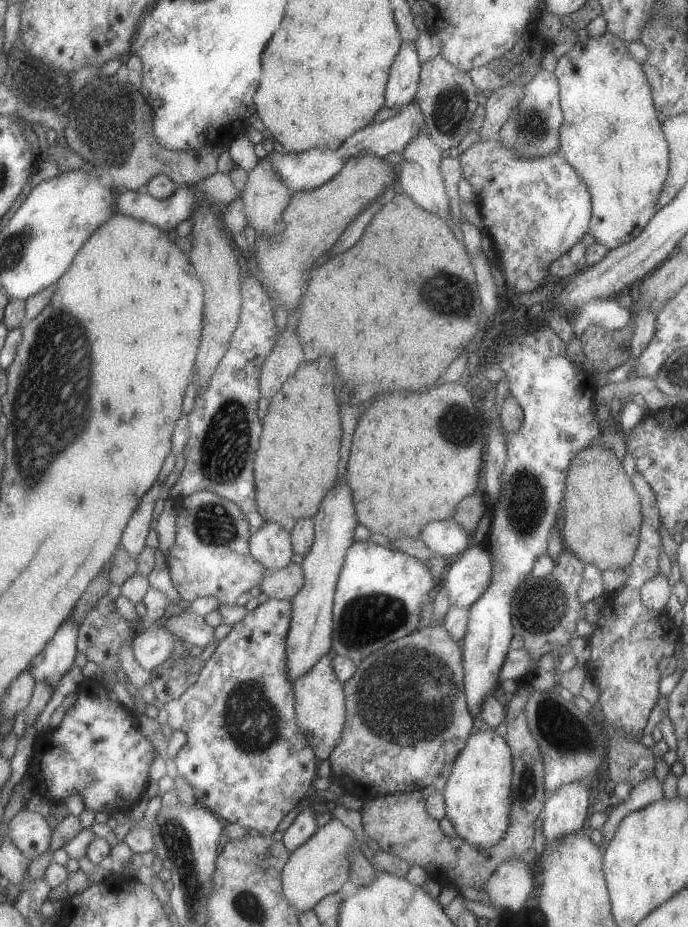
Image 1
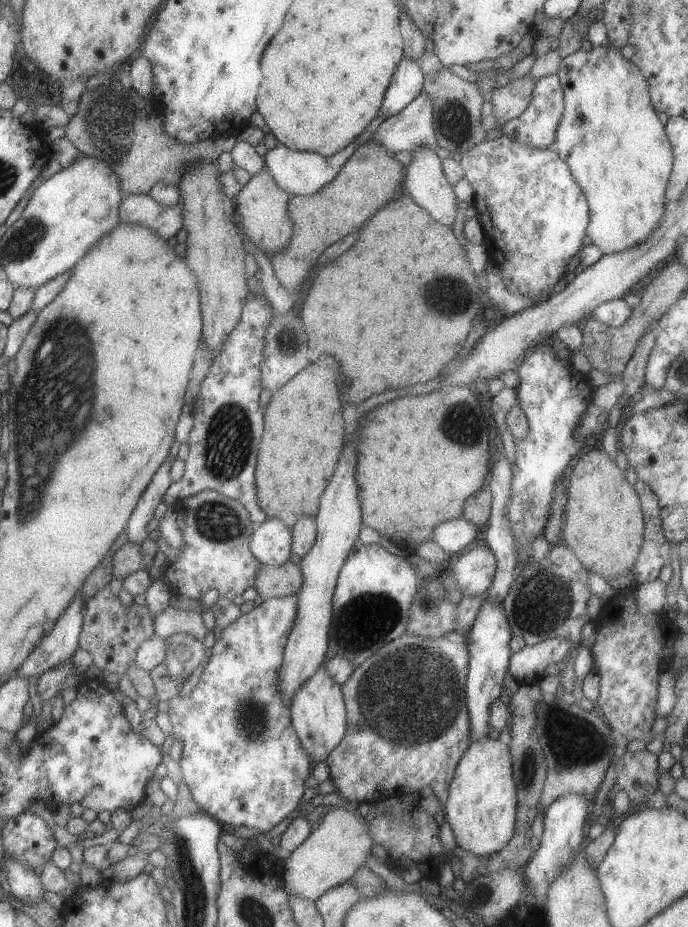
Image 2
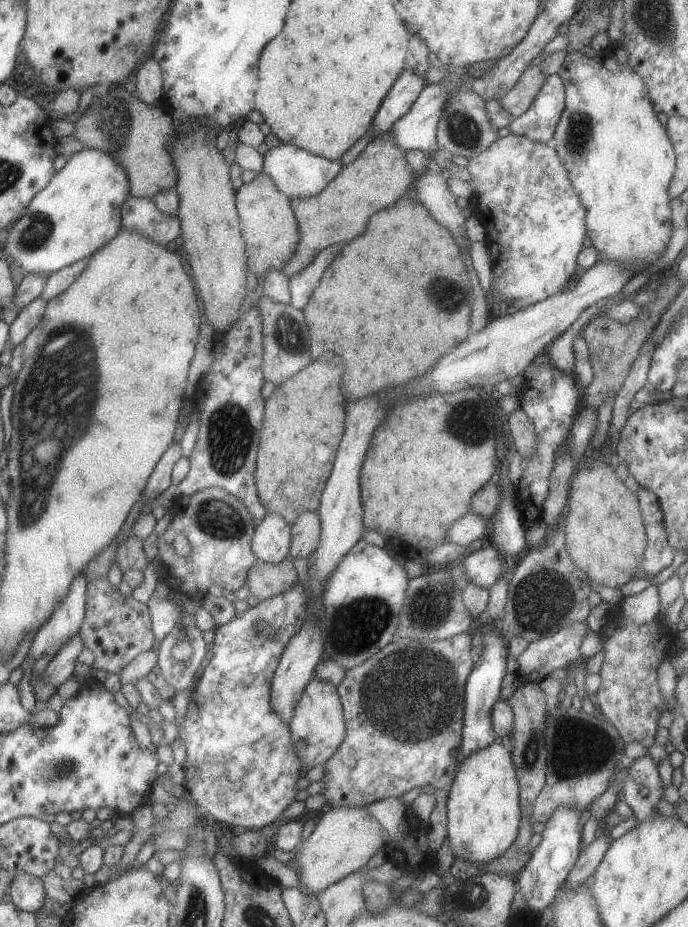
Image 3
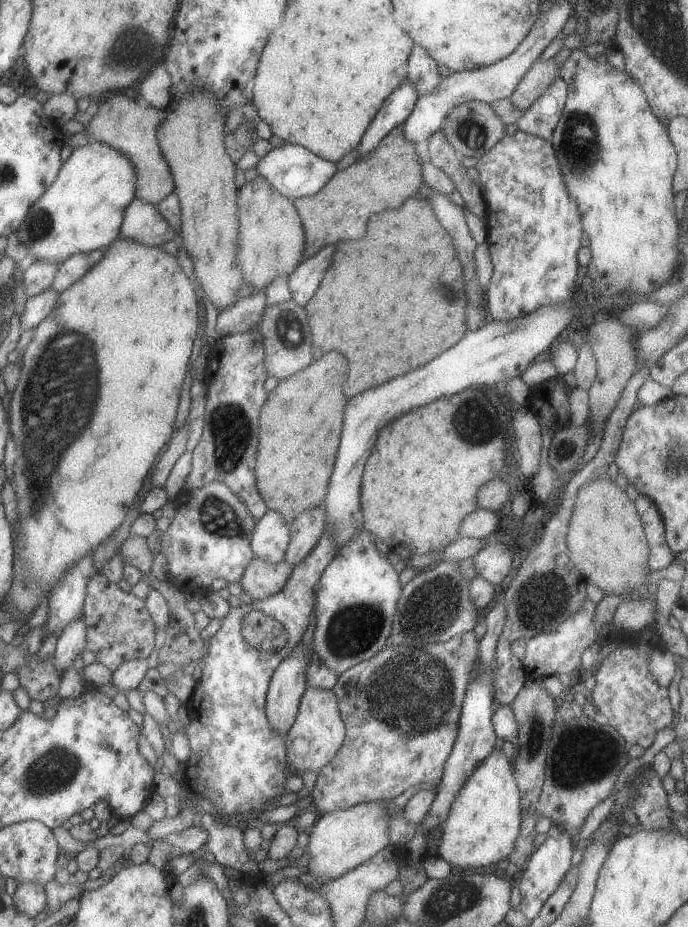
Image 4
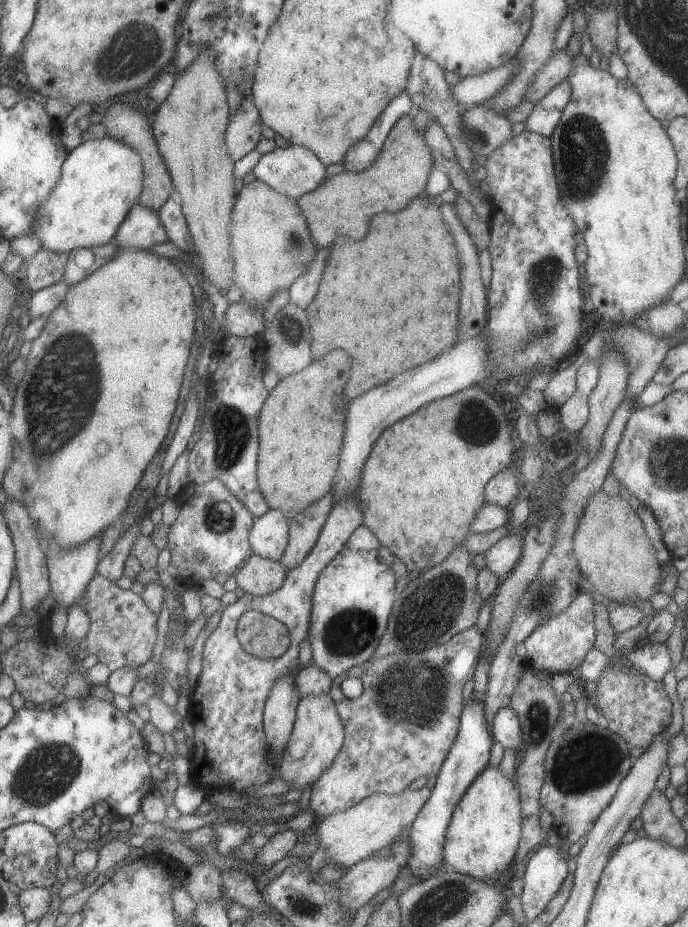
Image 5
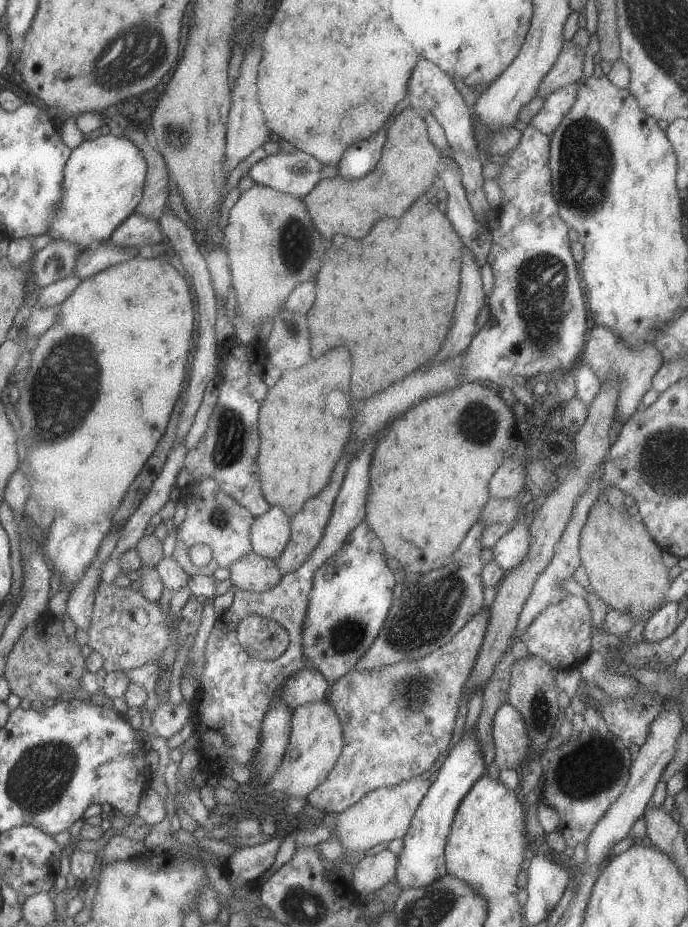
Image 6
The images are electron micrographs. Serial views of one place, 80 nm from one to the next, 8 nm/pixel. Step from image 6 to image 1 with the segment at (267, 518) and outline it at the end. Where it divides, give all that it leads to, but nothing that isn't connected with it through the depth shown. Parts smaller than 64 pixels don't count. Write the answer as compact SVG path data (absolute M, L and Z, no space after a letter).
M267 521L261 528L250 533L250 555L265 569L277 570L289 564L293 556L290 531L279 524Z

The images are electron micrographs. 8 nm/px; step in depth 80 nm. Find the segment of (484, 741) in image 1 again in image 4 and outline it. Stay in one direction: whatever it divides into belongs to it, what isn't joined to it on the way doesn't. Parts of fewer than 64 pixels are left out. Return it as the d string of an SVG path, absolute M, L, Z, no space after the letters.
M493 749L461 786L440 830L438 858L453 867L477 868L502 861L511 854L520 831L520 792L503 752Z

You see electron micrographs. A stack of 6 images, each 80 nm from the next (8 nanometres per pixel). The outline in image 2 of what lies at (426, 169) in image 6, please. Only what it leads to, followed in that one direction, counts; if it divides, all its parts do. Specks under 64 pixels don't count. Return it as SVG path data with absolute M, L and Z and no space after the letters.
M379 141L367 142L367 156L356 159L349 157L339 170L338 175L329 181L329 184L320 188L317 192L309 196L293 195L288 199L287 212L292 220L292 235L287 246L274 255L269 255L274 275L277 280L293 296L300 290L302 282L309 278L313 264L316 264L318 256L333 242L341 240L341 236L357 232L359 226L367 220L375 211L379 210L385 203L389 202L395 194L402 191L404 182L404 168L393 157Z

